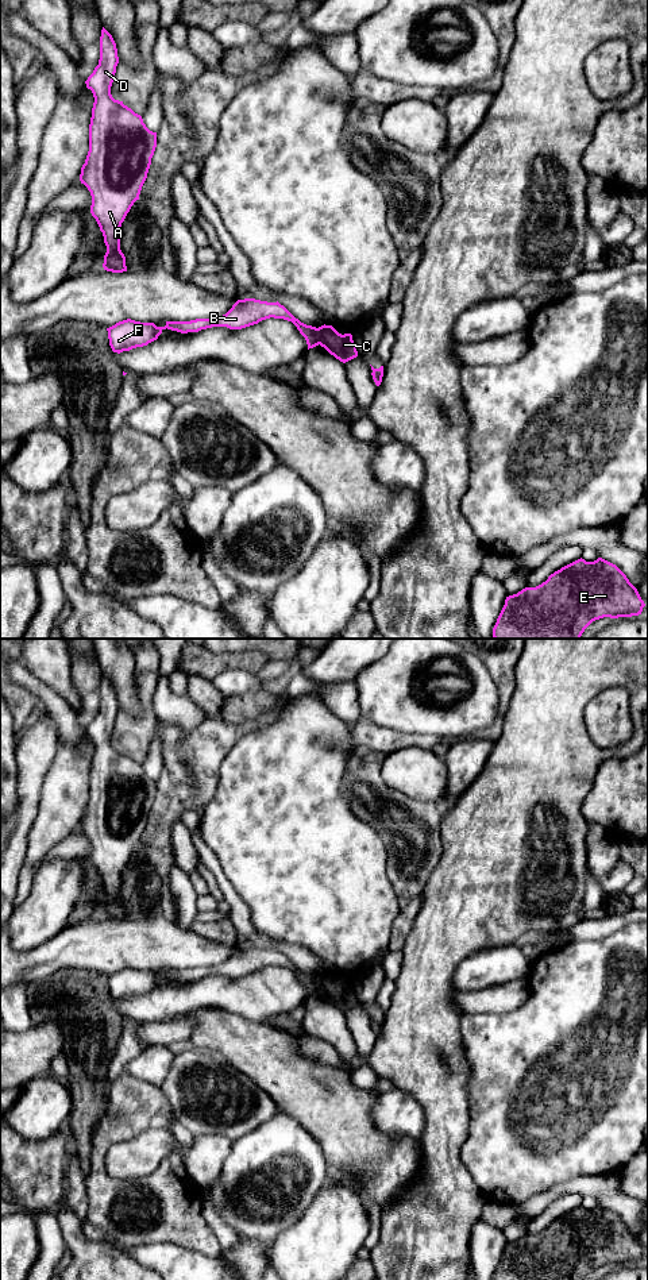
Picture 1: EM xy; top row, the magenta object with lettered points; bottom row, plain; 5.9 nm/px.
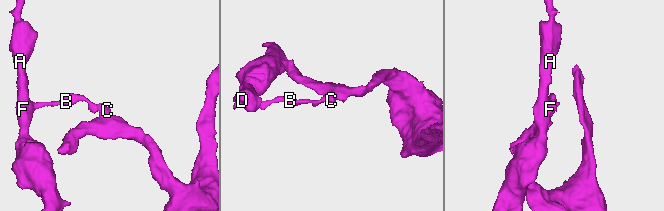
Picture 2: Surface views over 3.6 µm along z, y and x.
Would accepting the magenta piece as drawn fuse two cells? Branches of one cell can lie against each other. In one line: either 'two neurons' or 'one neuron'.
two neurons

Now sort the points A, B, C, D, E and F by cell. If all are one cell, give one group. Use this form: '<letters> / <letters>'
A B D F / C E

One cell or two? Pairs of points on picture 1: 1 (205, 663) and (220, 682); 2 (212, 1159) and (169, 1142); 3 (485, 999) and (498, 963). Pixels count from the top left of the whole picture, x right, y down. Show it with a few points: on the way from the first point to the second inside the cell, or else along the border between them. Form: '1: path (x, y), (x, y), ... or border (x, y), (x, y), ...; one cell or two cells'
1: border (247, 670), (226, 669), (211, 681); two cells
2: path (201, 1159), (189, 1157), (180, 1152); one cell
3: border (520, 979), (478, 990), (459, 991); two cells

